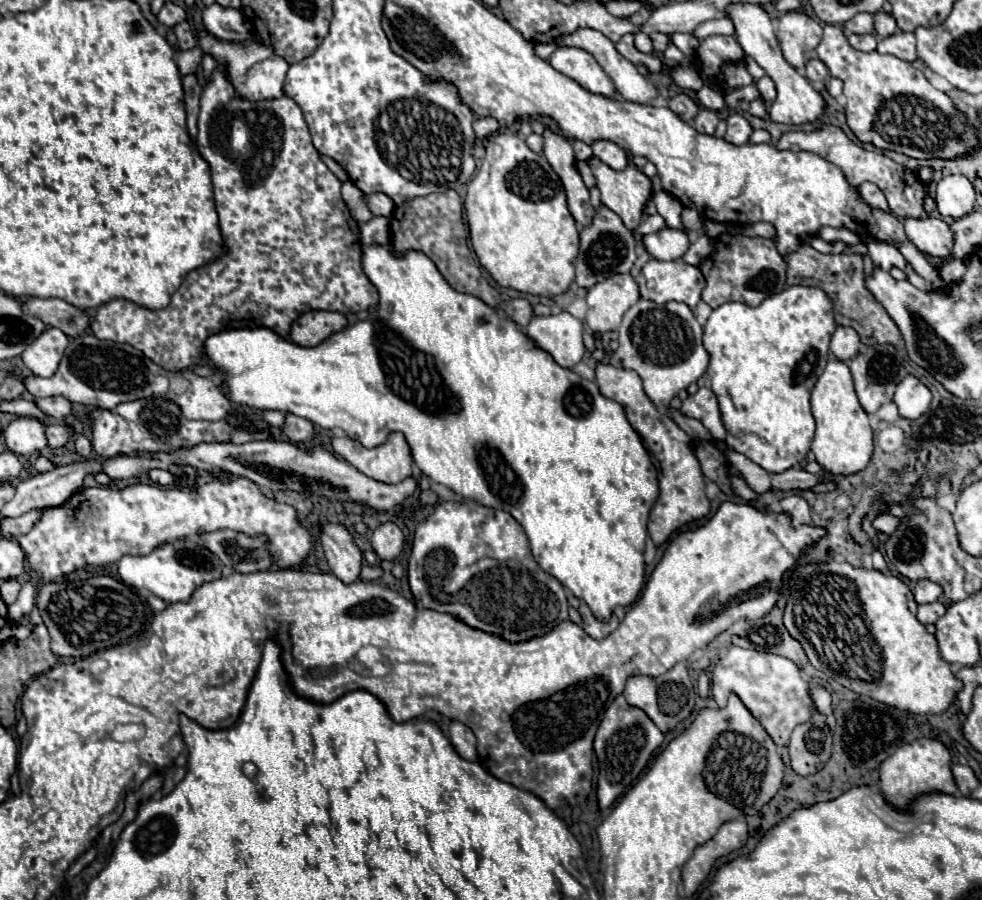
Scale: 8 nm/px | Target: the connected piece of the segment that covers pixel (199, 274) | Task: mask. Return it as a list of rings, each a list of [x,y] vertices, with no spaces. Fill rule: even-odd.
[[[217,66],[201,94],[197,152],[211,168],[219,228],[227,250],[217,260],[191,270],[167,308],[149,310],[125,298],[113,298],[99,306],[91,322],[97,338],[129,344],[161,368],[183,372],[191,366],[209,364],[205,340],[223,330],[269,328],[281,338],[289,338],[291,324],[303,312],[333,310],[357,314],[379,304],[377,288],[361,268],[359,226],[341,198],[341,182],[315,150],[305,116],[295,100],[289,100],[289,96],[263,102],[239,98],[225,78],[223,66]]]

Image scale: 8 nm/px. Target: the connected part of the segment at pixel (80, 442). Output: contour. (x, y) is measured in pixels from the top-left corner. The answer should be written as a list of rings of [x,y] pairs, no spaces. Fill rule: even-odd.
[[[76,419],[73,422],[73,427],[75,428],[75,450],[77,450],[77,454],[79,454],[81,458],[91,458],[93,446],[91,446],[91,442],[83,436],[84,426],[85,423],[79,419]]]

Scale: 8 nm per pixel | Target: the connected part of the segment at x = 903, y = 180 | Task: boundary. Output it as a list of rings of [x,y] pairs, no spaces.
[[[821,124],[819,128],[815,128],[811,132],[803,132],[803,130],[799,130],[799,132],[785,132],[785,134],[781,134],[781,138],[775,144],[775,148],[777,150],[793,150],[793,152],[799,152],[799,150],[815,152],[815,154],[823,156],[825,160],[833,162],[835,166],[839,166],[851,186],[859,186],[861,182],[877,184],[881,188],[881,192],[885,194],[887,202],[889,202],[889,210],[897,218],[905,218],[905,216],[919,218],[923,214],[923,200],[929,196],[925,184],[921,184],[921,180],[917,180],[915,174],[909,178],[907,172],[905,172],[905,166],[897,164],[895,160],[887,158],[885,154],[869,152],[869,150],[863,150],[861,146],[853,144],[839,126]]]

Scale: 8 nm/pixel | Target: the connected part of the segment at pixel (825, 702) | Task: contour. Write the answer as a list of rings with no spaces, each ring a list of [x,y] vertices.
[[[811,686],[811,696],[815,700],[817,710],[827,718],[829,728],[835,730],[835,716],[833,716],[833,710],[831,710],[831,694],[821,686]]]

